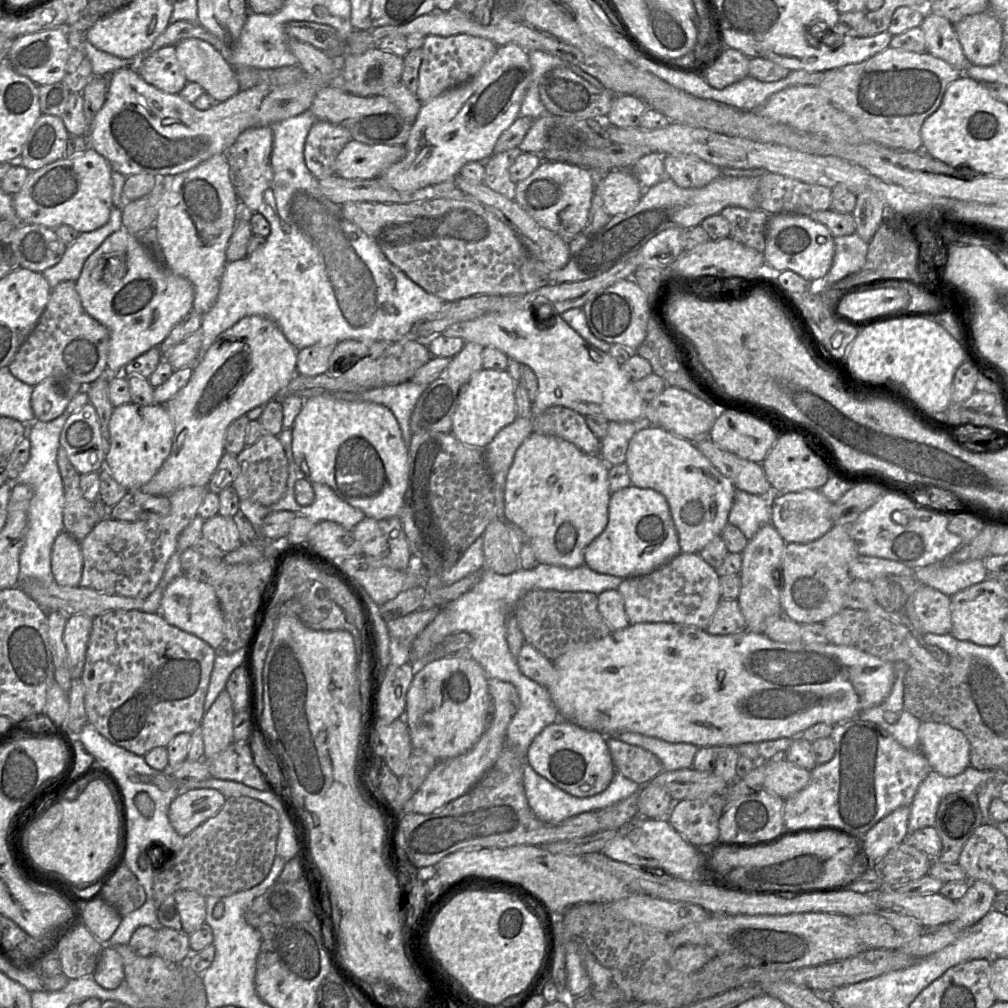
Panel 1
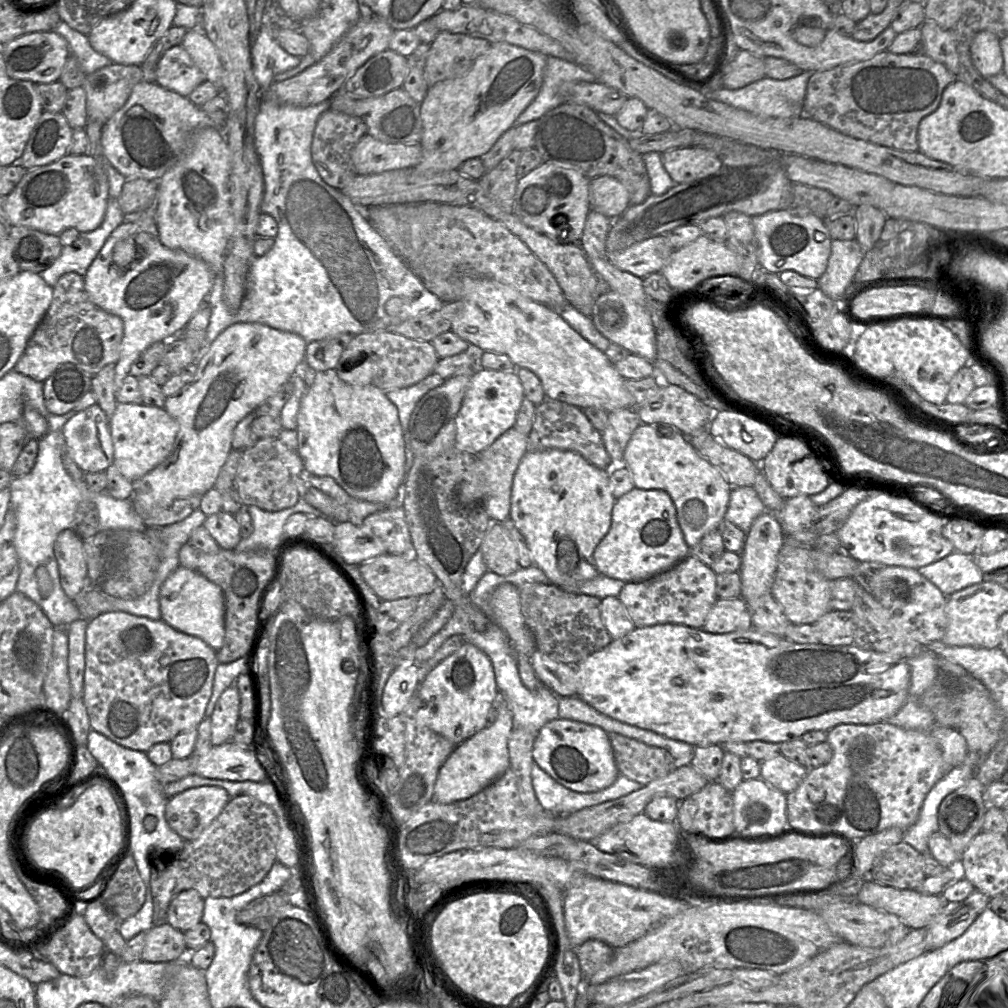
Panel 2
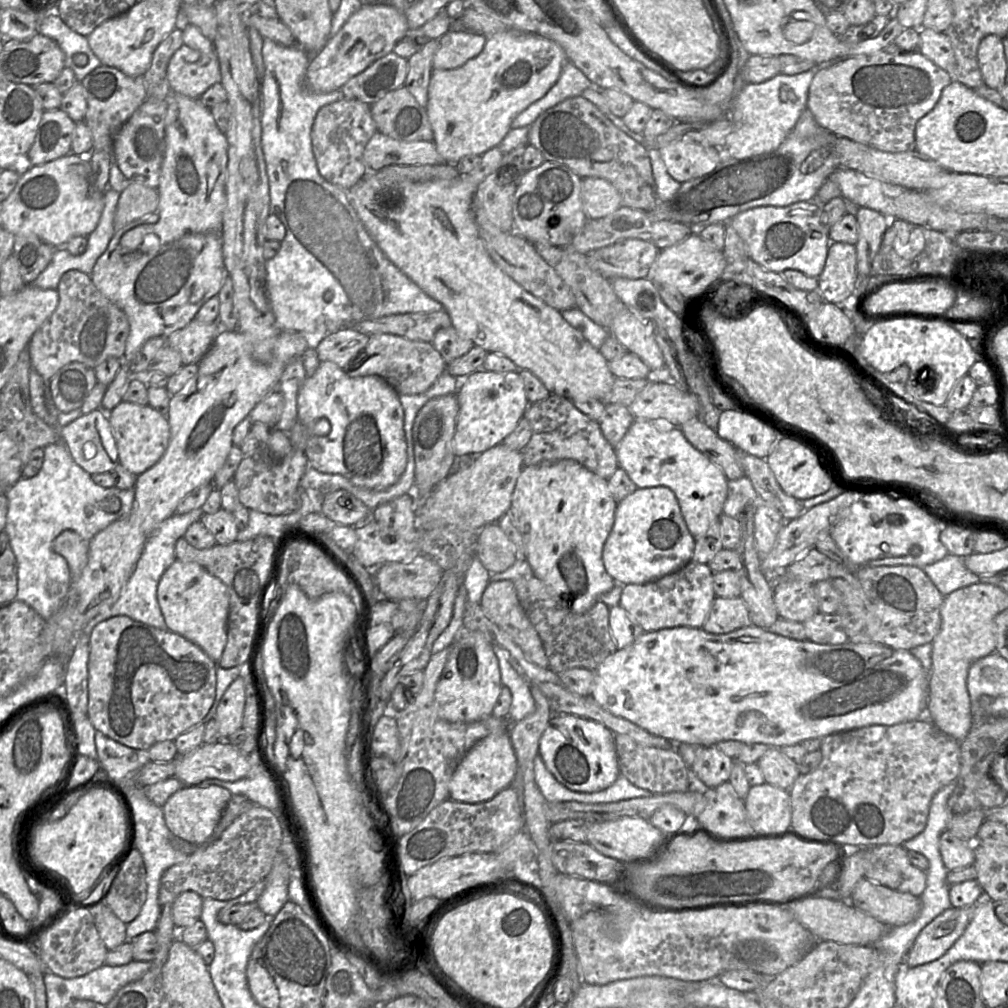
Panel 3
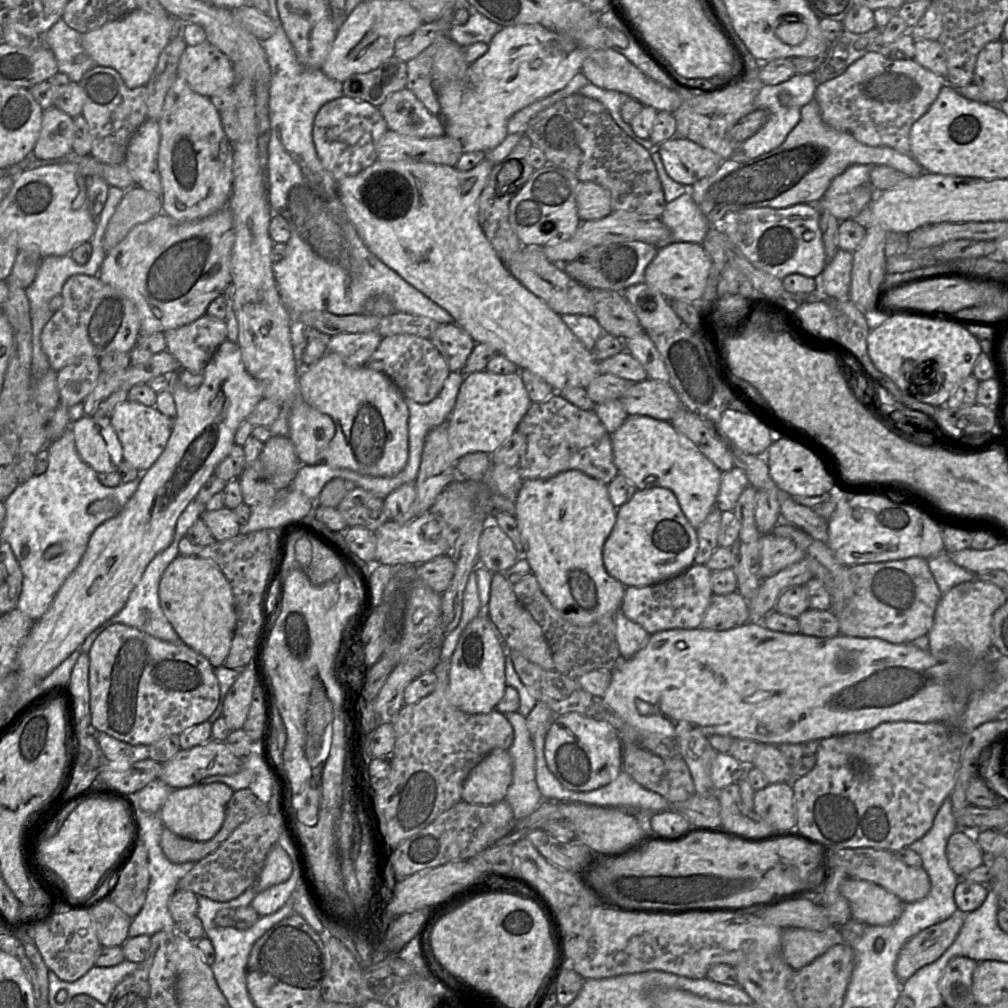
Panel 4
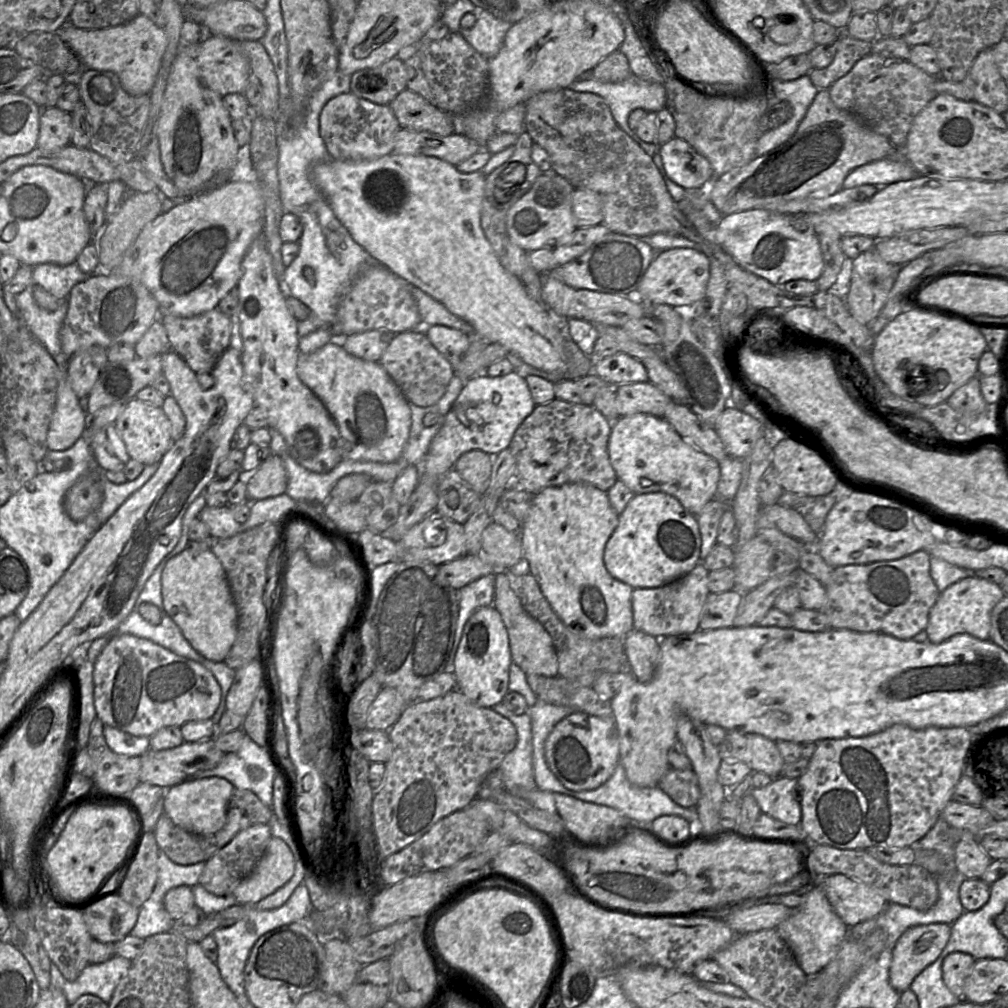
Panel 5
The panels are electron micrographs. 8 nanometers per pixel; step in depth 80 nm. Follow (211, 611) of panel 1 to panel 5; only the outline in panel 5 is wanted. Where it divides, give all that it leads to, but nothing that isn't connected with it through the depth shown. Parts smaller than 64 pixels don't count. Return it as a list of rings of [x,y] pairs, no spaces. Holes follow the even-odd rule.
[[[188,545],[181,553],[171,558],[163,569],[161,593],[165,611],[190,645],[206,659],[223,662],[237,637],[238,615],[226,573],[216,555],[210,551],[193,549]]]

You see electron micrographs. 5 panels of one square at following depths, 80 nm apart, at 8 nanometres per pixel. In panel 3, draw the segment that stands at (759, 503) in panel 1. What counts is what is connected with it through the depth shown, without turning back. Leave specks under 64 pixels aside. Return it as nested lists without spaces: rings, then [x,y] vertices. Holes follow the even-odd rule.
[[[742,476],[736,480],[728,480],[728,493],[725,503],[723,505],[723,514],[726,514],[732,518],[738,518],[747,508],[753,508],[753,520],[754,520],[754,506],[759,501],[758,494],[755,491],[750,479],[747,476]]]

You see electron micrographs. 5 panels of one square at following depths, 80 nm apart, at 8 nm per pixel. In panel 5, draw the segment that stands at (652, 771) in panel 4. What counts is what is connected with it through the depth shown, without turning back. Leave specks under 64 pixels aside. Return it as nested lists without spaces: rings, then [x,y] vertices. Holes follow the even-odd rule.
[[[670,768],[657,787],[683,808],[695,808],[700,798],[698,779],[692,769]]]

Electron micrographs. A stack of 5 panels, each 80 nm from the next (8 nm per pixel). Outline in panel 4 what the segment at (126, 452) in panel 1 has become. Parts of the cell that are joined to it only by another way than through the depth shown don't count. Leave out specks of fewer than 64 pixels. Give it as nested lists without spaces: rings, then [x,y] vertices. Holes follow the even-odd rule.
[[[128,399],[116,407],[110,419],[123,448],[123,460],[139,472],[146,472],[163,453],[172,433],[173,421],[155,406],[145,406]]]

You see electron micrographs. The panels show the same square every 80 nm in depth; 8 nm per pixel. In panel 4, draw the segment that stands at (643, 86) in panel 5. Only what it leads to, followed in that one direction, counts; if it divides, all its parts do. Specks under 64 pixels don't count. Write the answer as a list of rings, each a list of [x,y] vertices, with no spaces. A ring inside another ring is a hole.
[[[592,83],[587,84],[582,87],[578,94],[586,96],[588,98],[595,99],[603,104],[603,106],[608,110],[612,116],[615,123],[634,141],[644,146],[649,153],[653,153],[657,149],[657,145],[652,143],[648,139],[643,139],[638,137],[633,129],[628,123],[626,123],[621,116],[621,107],[623,103],[629,98],[628,95],[614,91],[614,90],[605,90],[600,87],[593,85]]]

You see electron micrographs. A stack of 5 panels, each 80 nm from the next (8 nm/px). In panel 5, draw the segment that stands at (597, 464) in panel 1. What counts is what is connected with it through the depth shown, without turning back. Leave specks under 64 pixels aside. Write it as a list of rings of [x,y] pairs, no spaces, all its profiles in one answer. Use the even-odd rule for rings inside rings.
[[[581,482],[575,483],[565,483],[560,486],[547,487],[537,494],[533,494],[530,509],[527,514],[526,519],[521,525],[521,544],[523,550],[523,557],[528,561],[530,572],[536,579],[540,590],[544,597],[547,599],[553,611],[559,617],[559,619],[567,626],[573,628],[574,630],[582,633],[584,636],[591,639],[599,639],[604,637],[620,637],[624,638],[629,632],[634,628],[633,624],[633,612],[632,612],[632,602],[631,596],[633,588],[628,584],[613,578],[607,571],[603,555],[604,548],[616,529],[619,522],[618,514],[612,508],[607,492],[604,492],[593,485]]]

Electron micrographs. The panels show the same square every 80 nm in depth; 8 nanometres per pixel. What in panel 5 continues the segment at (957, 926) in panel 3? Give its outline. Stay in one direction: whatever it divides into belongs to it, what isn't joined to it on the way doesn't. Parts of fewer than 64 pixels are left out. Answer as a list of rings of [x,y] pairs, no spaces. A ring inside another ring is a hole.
[[[931,923],[907,929],[898,939],[889,969],[891,986],[899,993],[909,989],[912,981],[932,964],[948,943],[951,925]]]

